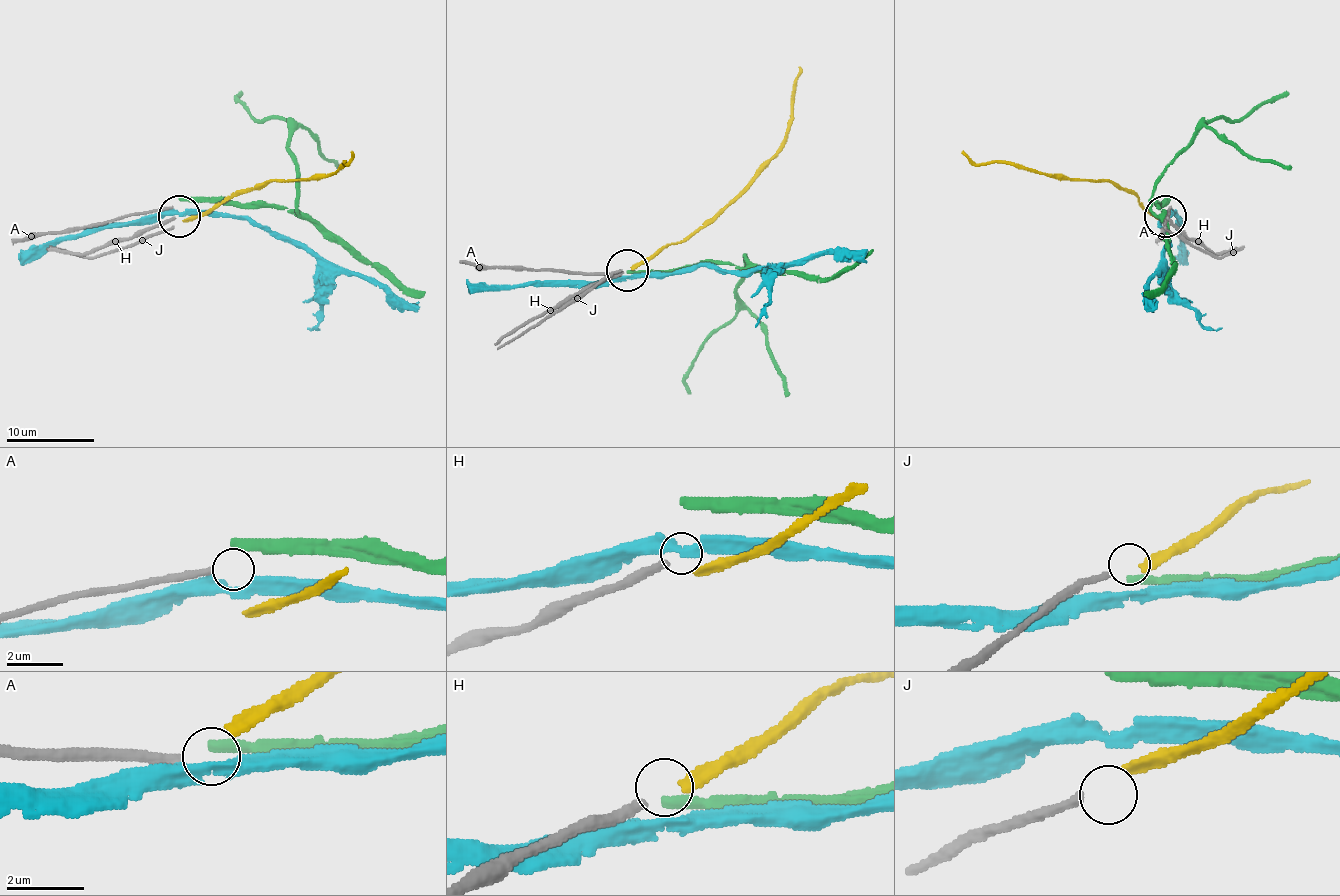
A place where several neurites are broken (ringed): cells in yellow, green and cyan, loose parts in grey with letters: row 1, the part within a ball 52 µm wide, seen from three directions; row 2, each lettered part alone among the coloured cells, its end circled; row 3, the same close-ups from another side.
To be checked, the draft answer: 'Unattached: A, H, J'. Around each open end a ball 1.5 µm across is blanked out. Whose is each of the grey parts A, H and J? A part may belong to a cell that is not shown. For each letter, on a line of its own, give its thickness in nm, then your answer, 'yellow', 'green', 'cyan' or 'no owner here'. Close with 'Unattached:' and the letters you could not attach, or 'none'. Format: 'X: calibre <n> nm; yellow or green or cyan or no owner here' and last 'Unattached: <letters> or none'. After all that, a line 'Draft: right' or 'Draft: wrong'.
A: calibre 280 nm; no owner here
H: calibre 280 nm; no owner here
J: calibre 220 nm; no owner here
Unattached: A, H, J
Draft: right

